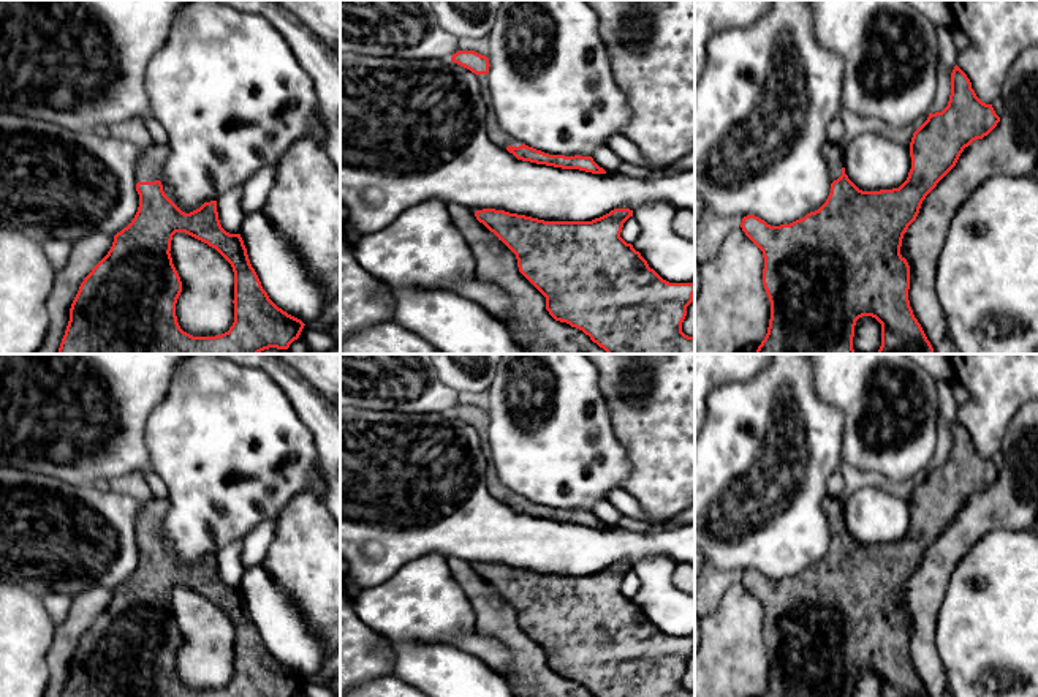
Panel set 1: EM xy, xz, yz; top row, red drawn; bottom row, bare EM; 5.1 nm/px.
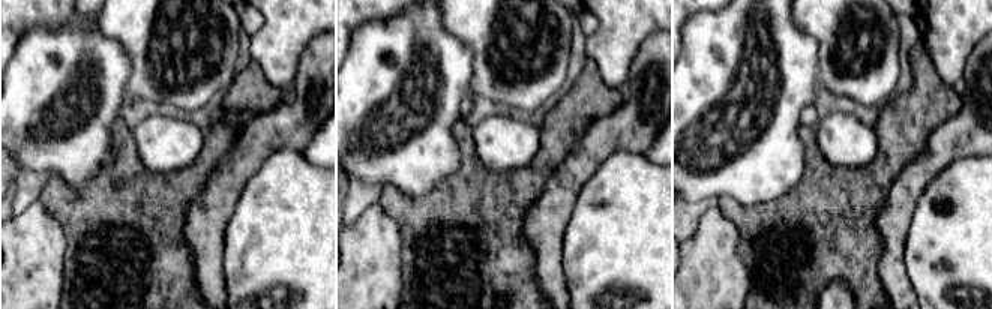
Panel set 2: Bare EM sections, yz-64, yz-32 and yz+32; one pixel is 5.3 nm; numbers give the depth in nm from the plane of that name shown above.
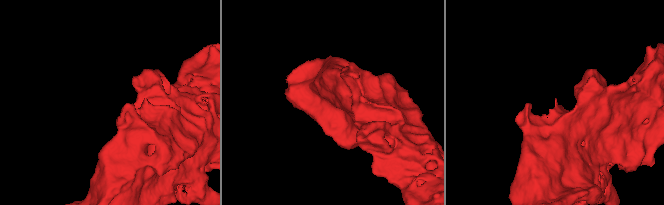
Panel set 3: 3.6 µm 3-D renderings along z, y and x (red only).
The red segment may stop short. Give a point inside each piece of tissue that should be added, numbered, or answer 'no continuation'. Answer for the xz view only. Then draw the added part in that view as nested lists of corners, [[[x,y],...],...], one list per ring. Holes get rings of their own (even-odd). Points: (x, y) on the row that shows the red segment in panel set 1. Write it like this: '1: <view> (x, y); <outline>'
1: xz (494, 133); [[[491,107],[487,109],[487,115],[486,115],[486,131],[487,131],[487,138],[502,149],[506,149],[508,145],[513,147],[522,145],[521,141],[514,139],[513,136],[500,130],[497,115]]]

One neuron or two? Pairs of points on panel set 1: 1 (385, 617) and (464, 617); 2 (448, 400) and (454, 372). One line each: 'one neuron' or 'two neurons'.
1: one neuron
2: two neurons

